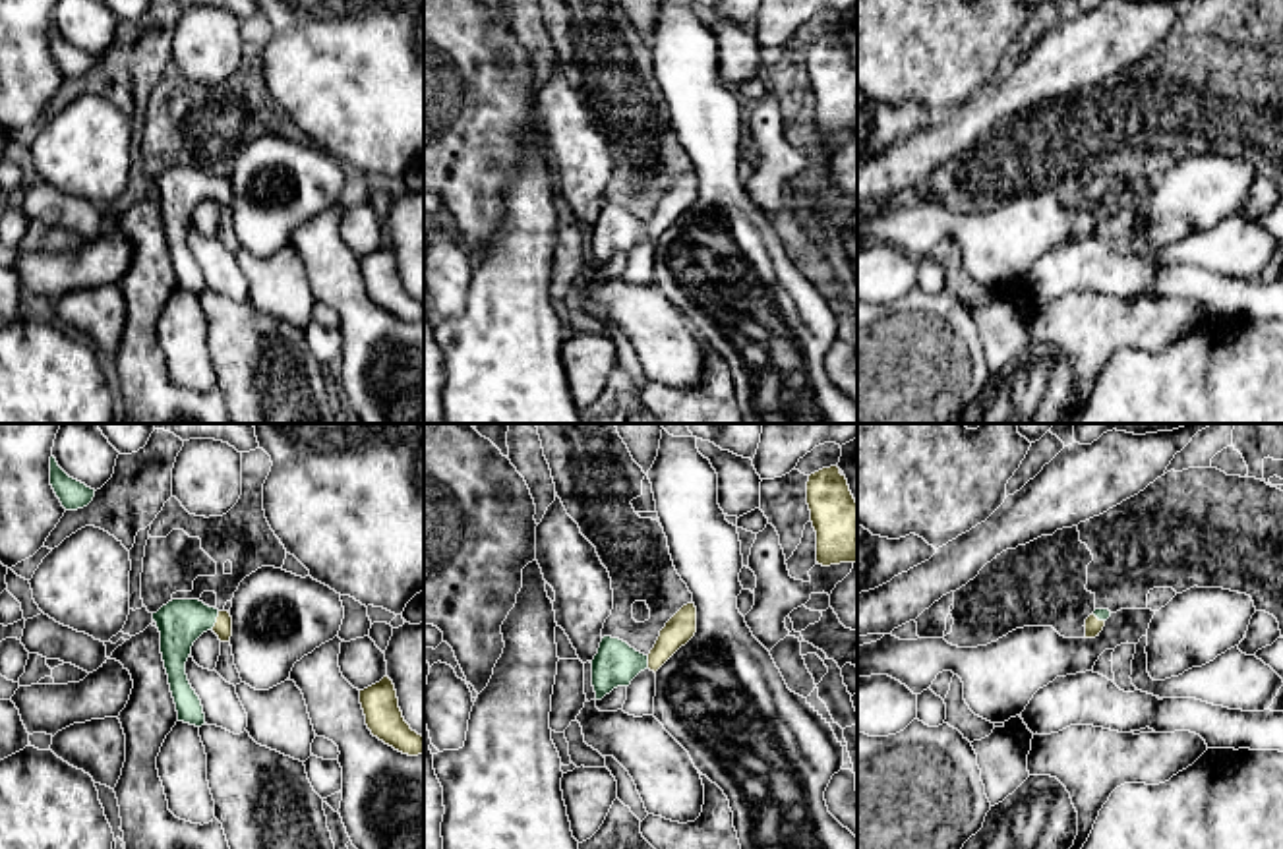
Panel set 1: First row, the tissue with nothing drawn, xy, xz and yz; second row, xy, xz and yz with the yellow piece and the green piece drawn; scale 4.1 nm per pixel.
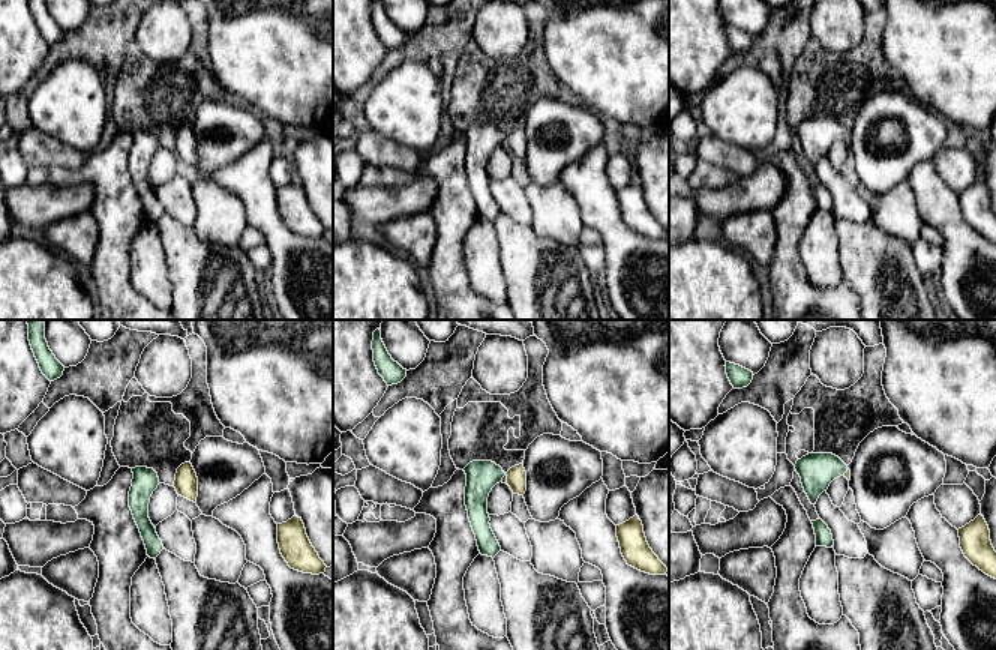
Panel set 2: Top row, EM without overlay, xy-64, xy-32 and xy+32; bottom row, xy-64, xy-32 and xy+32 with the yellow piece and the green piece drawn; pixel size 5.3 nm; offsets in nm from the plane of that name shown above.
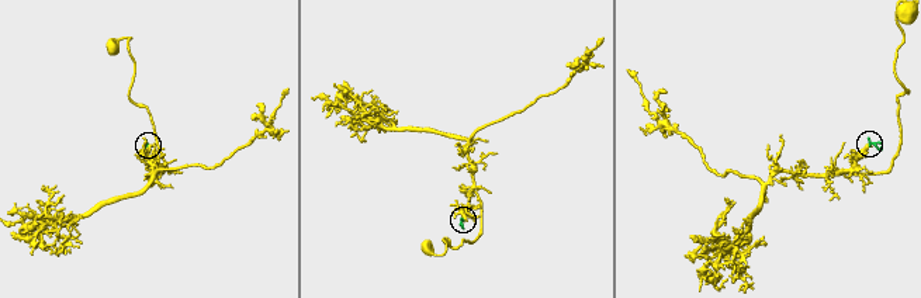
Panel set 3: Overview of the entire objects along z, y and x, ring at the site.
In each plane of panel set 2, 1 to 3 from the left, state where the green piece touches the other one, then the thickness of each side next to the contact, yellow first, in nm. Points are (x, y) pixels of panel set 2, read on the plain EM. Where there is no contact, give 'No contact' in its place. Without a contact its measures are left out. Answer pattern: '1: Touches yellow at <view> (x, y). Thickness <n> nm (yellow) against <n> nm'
1: No contact
2: No contact
3: Touches yellow at xy+32 (846, 135). Thickness 30 nm (yellow) against 190 nm

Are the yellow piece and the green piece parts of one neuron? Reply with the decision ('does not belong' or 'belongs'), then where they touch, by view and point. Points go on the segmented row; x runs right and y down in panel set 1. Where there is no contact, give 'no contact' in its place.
belongs; contact xy (217, 621)

